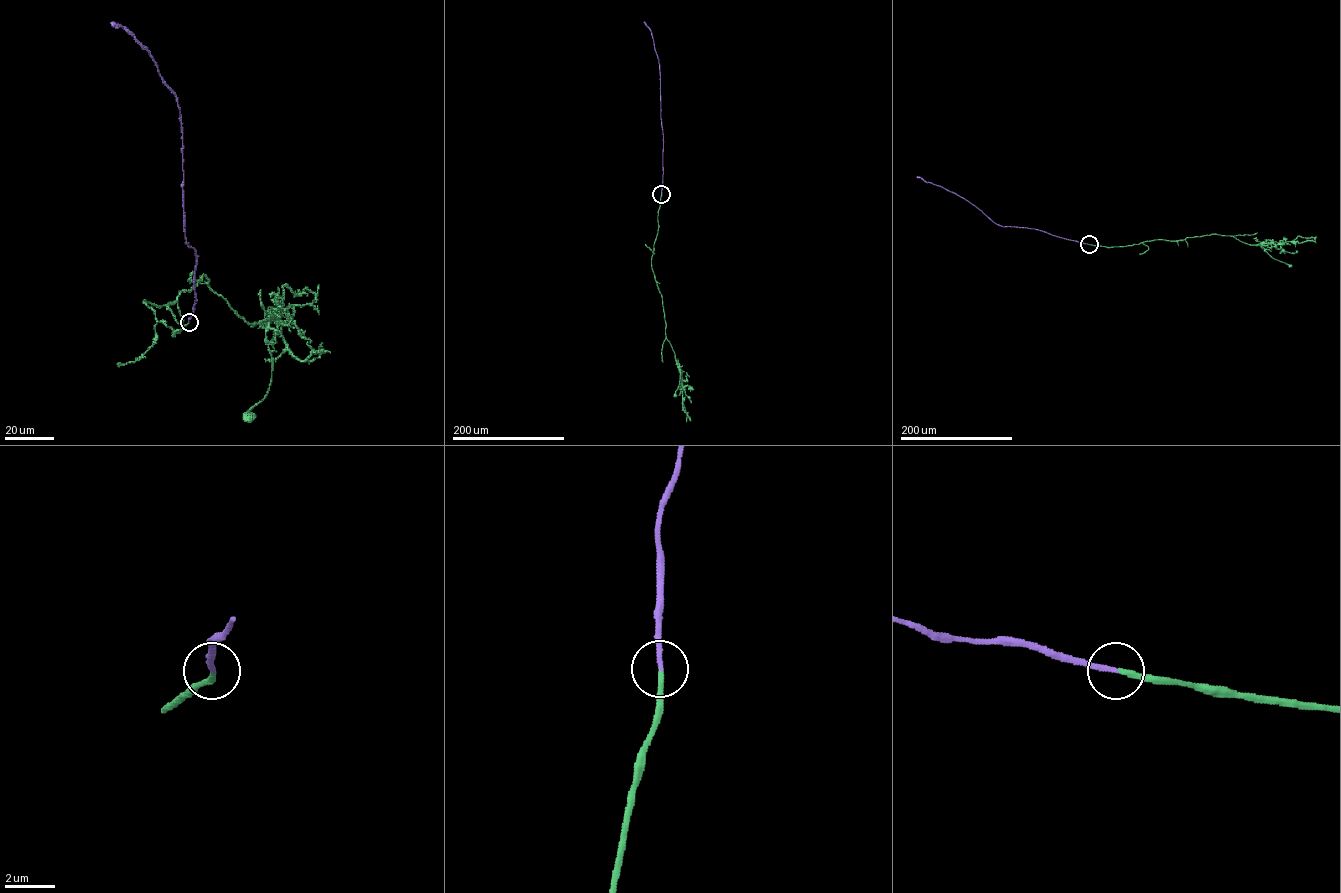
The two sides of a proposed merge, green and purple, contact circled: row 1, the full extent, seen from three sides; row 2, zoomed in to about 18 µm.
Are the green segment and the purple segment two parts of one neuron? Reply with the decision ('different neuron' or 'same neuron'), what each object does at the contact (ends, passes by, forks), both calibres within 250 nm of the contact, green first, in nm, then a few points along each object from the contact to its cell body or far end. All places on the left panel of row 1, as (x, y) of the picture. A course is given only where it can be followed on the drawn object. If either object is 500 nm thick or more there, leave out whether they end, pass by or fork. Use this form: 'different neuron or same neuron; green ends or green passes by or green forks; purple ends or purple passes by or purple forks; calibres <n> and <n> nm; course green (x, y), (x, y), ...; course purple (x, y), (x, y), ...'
same neuron; green ends; purple ends; calibres 200 and 200 nm; course green (189, 322), (174, 335), (143, 301), (173, 303), (204, 275), (248, 324), (271, 317), (271, 380), (248, 417); course purple (189, 322), (196, 300), (196, 251), (184, 236), (176, 96), (147, 49), (122, 27), (112, 25)

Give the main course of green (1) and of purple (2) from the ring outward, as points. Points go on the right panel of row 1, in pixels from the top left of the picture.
1: (1089, 244), (1122, 246), (1215, 234), (1233, 236), (1250, 245), (1263, 243), (1262, 246), (1272, 257), (1290, 266)
2: (1089, 244), (1034, 229), (998, 225), (955, 193), (916, 177)

